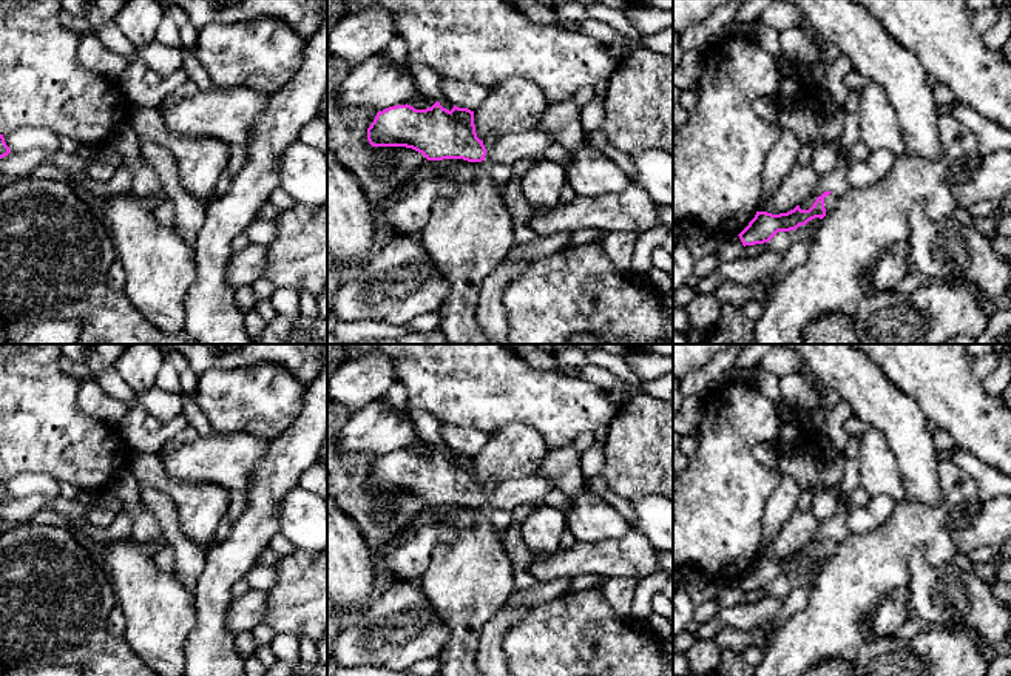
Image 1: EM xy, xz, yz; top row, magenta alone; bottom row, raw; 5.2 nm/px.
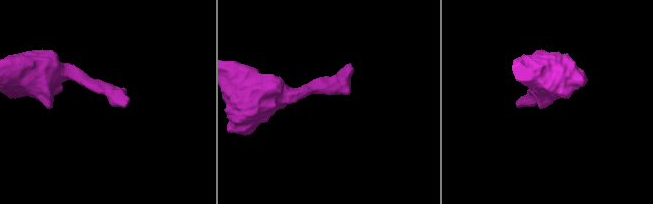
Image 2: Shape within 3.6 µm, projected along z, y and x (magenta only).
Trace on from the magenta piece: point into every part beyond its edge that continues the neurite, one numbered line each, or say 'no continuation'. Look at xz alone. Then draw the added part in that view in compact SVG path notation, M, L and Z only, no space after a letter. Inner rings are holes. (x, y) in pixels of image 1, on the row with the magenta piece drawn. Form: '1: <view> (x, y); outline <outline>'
1: xz (510, 148); outline M539 130L512 133L499 137L497 144L486 150L485 159L512 165L519 159L545 156L545 151L554 144L556 139L551 133Z

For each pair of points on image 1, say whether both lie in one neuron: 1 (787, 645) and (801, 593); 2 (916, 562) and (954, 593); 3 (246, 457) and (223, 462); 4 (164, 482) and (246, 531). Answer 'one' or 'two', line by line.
1: two
2: one
3: one
4: two

